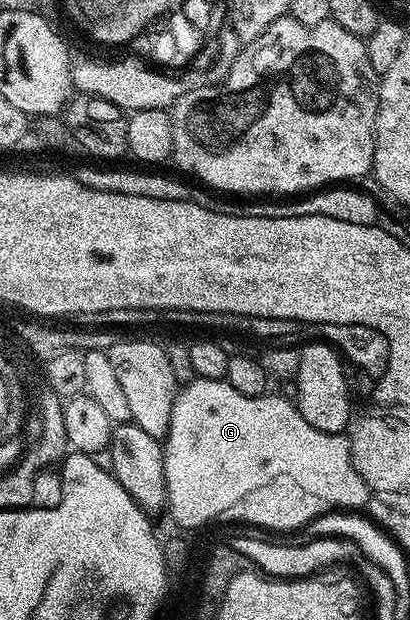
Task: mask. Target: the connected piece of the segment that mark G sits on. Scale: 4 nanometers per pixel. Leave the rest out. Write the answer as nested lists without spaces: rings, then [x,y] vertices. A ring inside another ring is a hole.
[[[198,379],[184,384],[177,392],[177,400],[173,402],[171,409],[171,425],[169,433],[163,440],[165,448],[165,478],[169,480],[169,489],[172,491],[173,511],[181,523],[201,523],[204,519],[211,519],[215,515],[223,517],[245,517],[251,519],[251,524],[258,529],[271,529],[276,533],[294,532],[304,528],[310,521],[321,515],[338,509],[361,509],[369,502],[371,490],[363,477],[356,471],[352,463],[352,449],[350,440],[344,434],[332,435],[315,429],[315,425],[307,425],[299,413],[296,402],[292,398],[284,399],[281,395],[266,393],[247,397],[239,393],[239,389],[231,389],[231,385],[224,379]]]

